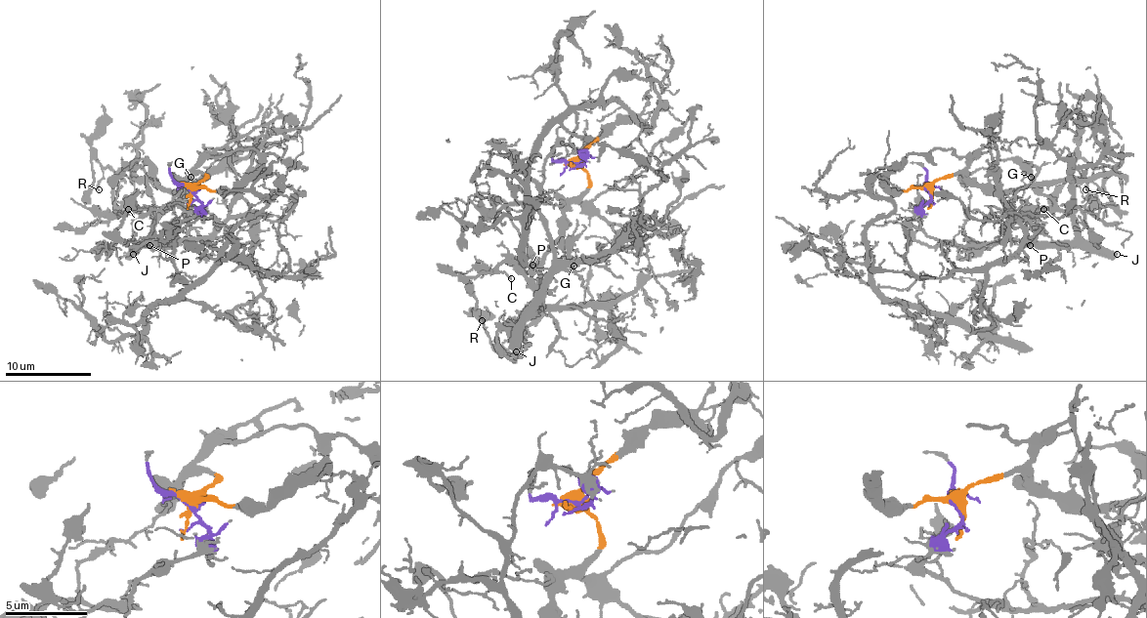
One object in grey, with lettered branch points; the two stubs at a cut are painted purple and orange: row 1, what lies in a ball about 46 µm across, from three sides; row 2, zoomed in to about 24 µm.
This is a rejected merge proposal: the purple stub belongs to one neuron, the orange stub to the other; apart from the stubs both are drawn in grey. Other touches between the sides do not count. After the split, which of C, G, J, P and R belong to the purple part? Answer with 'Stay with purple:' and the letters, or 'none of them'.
Stay with purple: C, J, P

